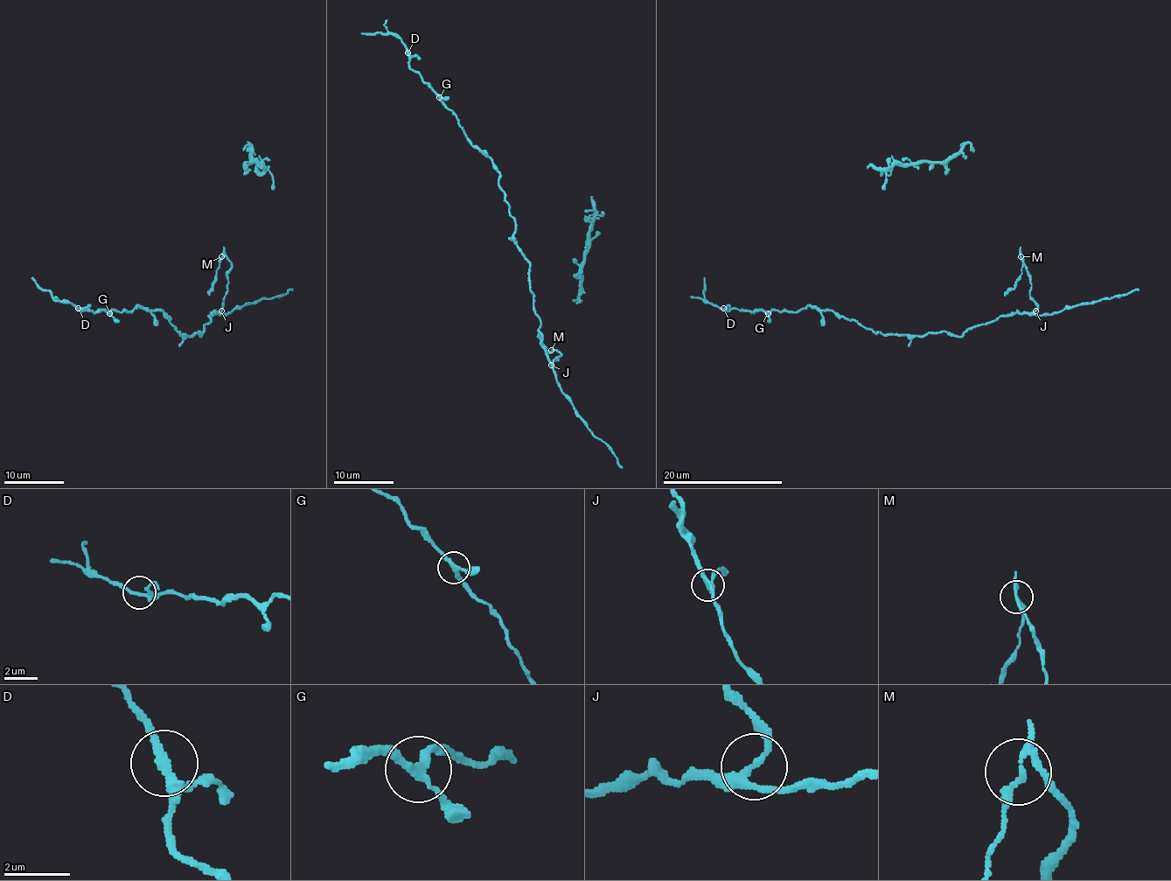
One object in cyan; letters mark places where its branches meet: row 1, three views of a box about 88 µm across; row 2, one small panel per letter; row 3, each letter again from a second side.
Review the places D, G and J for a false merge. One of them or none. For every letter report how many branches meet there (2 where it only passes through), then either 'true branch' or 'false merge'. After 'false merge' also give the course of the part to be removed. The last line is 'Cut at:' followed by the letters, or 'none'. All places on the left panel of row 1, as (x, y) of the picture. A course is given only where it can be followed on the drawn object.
D: branches 3; true branch
G: branches 3; true branch
J: branches 3; false merge; course (221, 311), (231, 267), (225, 256), (219, 263), (210, 295)
Cut at: J

